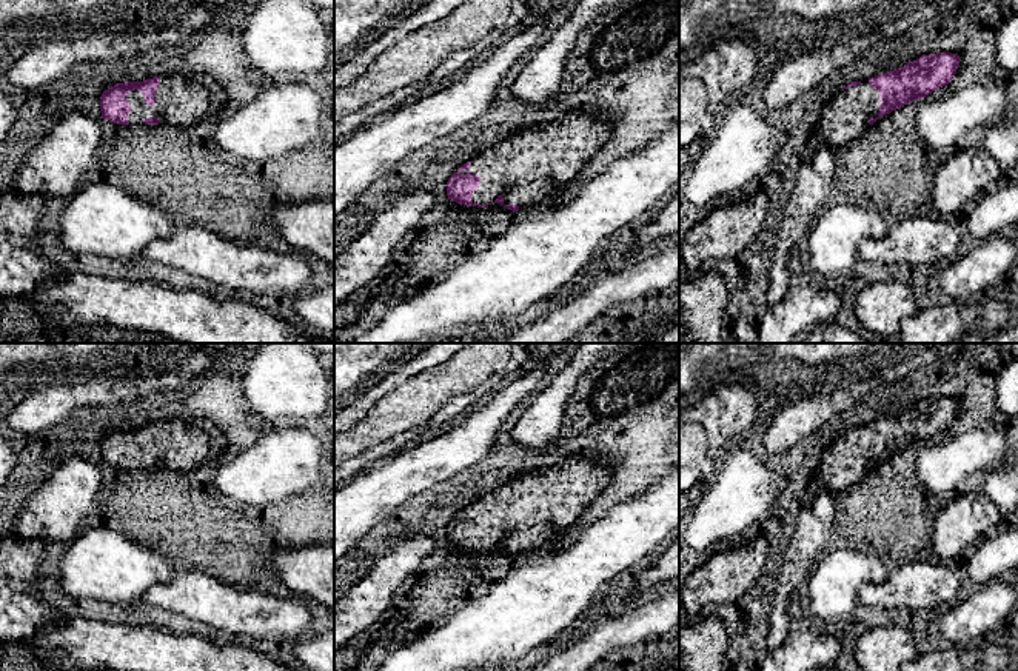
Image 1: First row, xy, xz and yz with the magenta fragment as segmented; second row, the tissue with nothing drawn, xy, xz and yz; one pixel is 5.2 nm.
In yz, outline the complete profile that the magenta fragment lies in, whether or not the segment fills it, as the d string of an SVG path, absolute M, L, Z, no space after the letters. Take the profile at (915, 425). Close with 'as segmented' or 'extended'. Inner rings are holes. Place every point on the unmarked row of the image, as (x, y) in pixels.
M950 397L919 403L866 426L844 431L822 454L807 485L838 494L855 485L878 463L947 431L961 402Z; extended

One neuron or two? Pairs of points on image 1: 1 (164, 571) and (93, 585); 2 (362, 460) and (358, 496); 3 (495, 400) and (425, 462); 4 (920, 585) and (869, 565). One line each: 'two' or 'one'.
1: one
2: two
3: one
4: two

